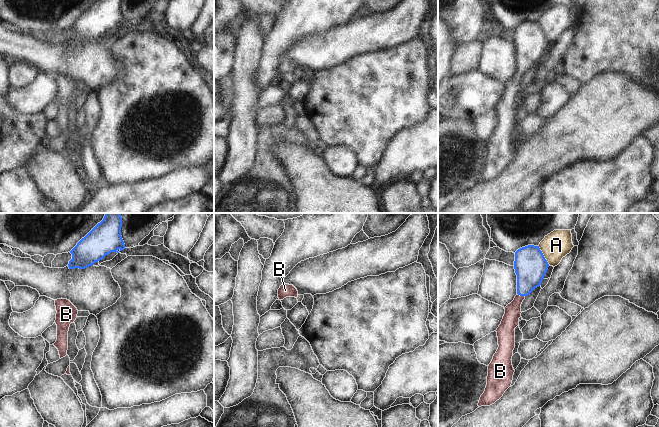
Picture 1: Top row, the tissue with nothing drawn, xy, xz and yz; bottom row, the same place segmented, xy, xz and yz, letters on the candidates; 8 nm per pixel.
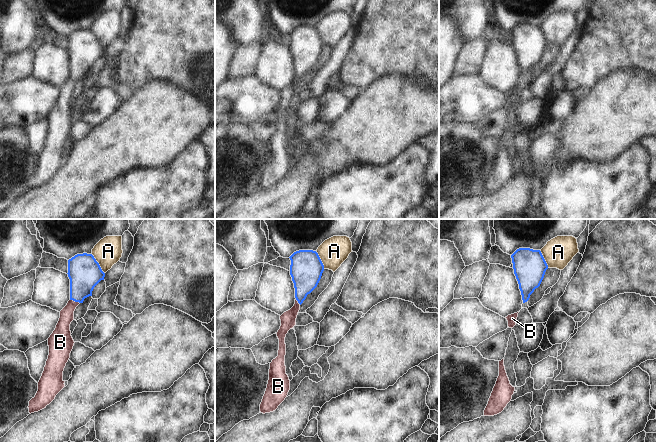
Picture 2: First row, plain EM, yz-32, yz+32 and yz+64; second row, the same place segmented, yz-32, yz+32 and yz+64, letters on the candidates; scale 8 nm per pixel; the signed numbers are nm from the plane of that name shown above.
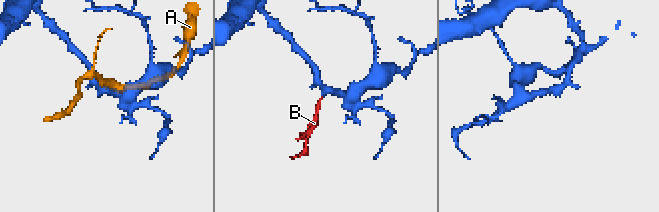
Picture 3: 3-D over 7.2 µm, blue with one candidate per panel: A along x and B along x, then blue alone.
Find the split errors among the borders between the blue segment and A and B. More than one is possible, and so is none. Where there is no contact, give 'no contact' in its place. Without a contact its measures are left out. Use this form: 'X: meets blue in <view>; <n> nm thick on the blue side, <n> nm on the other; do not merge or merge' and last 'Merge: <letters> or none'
A: meets blue in yz; 260 nm thick on the blue side, 220 nm on the other; do not merge
B: meets blue in yz; 260 nm thick on the blue side, 140 nm on the other; merge
Merge: B

